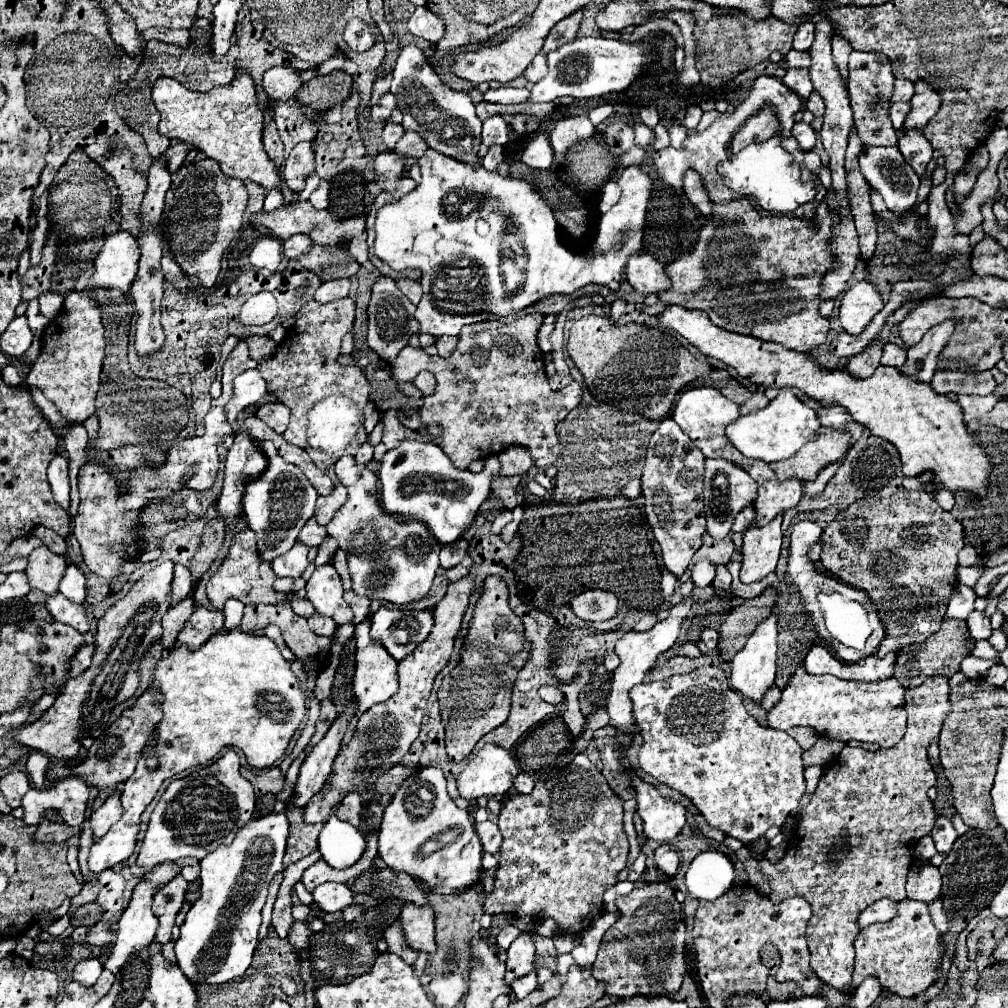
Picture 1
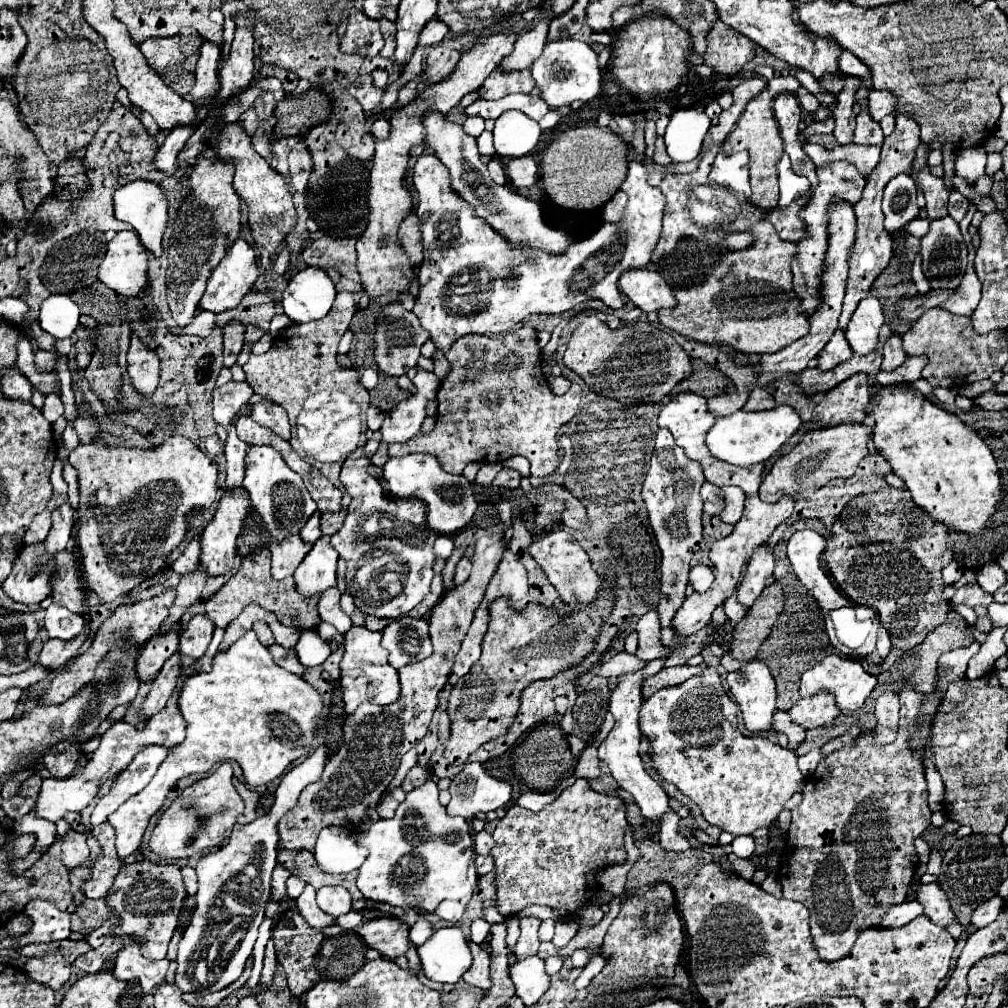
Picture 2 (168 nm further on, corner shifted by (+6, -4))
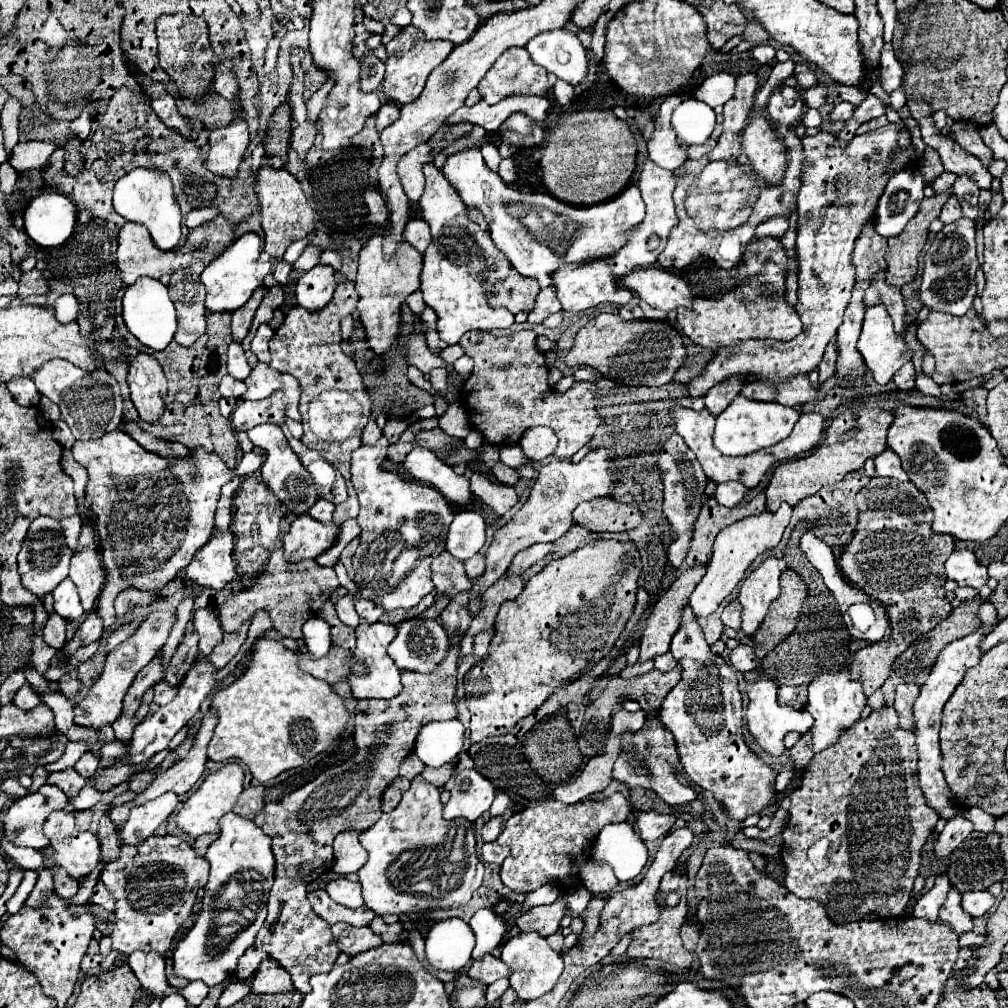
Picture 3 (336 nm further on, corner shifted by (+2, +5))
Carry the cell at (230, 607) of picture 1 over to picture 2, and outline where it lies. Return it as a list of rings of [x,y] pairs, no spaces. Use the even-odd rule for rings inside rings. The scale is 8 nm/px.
[[[214,630],[214,638],[206,650],[206,654],[196,660],[196,662],[188,662],[188,666],[184,668],[180,680],[178,680],[178,686],[172,694],[172,698],[168,700],[168,704],[156,714],[152,716],[148,722],[140,724],[140,726],[132,726],[132,724],[126,724],[126,722],[118,722],[114,724],[100,740],[100,746],[98,750],[94,752],[94,758],[80,770],[76,772],[76,776],[70,776],[70,778],[46,778],[44,784],[42,784],[42,790],[38,794],[38,800],[36,800],[36,806],[34,806],[34,812],[36,816],[44,818],[44,820],[50,820],[50,822],[56,822],[60,820],[66,812],[82,812],[98,794],[100,786],[112,778],[116,778],[120,772],[124,772],[128,768],[128,764],[132,762],[132,758],[142,752],[142,748],[146,746],[164,746],[164,748],[172,748],[172,746],[178,746],[184,736],[186,736],[186,720],[182,718],[180,714],[180,708],[178,708],[178,692],[182,690],[182,680],[186,680],[186,676],[192,676],[192,672],[208,672],[210,670],[210,662],[214,660],[214,656],[218,654],[218,644],[224,636],[224,630]]]

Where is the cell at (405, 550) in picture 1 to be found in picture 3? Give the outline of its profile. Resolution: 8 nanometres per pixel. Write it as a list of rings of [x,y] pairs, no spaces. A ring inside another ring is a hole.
[[[380,437],[378,443],[362,445],[352,453],[352,461],[350,461],[352,485],[360,499],[360,515],[356,519],[358,525],[362,527],[360,545],[352,557],[352,567],[354,567],[354,581],[360,587],[362,597],[380,605],[384,611],[394,611],[394,609],[410,609],[418,605],[420,599],[434,589],[434,583],[430,579],[430,561],[432,557],[436,557],[446,549],[446,533],[454,519],[454,511],[434,487],[418,481],[404,481],[402,477],[384,471],[380,463],[386,457],[386,449],[388,449],[388,439]]]

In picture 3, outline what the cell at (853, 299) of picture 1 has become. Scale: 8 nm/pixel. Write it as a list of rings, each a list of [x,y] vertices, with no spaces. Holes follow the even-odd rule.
[[[884,305],[866,307],[858,351],[880,385],[886,385],[894,373],[912,359],[912,351],[904,339],[894,333],[892,319]]]

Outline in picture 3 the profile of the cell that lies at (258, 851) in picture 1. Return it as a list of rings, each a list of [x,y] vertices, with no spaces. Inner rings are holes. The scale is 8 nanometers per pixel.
[[[236,813],[222,817],[220,837],[210,843],[204,859],[210,863],[210,879],[204,887],[202,911],[194,927],[178,943],[172,959],[176,977],[188,981],[198,979],[212,987],[232,977],[238,959],[254,945],[256,935],[266,921],[266,899],[274,881],[276,861],[272,839],[254,821]]]

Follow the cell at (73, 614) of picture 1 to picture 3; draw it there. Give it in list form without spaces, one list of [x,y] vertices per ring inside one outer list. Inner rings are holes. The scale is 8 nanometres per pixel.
[[[64,579],[54,591],[54,611],[66,619],[66,621],[76,621],[84,615],[84,609],[80,605],[80,597],[78,591],[74,587],[74,583],[70,579]]]

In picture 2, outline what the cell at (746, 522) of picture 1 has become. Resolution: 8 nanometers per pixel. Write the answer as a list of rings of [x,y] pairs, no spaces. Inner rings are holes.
[[[724,488],[724,498],[730,498],[720,518],[726,524],[736,524],[744,512],[744,494],[738,488]]]

